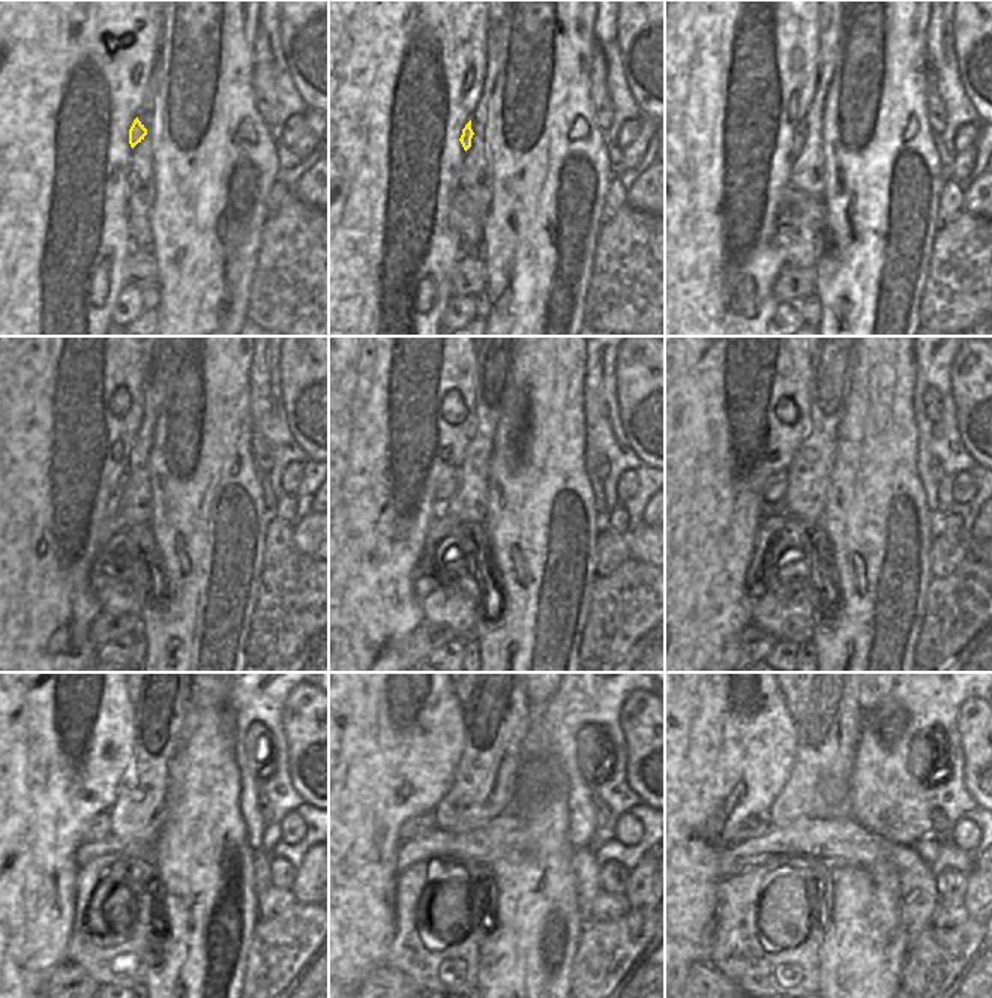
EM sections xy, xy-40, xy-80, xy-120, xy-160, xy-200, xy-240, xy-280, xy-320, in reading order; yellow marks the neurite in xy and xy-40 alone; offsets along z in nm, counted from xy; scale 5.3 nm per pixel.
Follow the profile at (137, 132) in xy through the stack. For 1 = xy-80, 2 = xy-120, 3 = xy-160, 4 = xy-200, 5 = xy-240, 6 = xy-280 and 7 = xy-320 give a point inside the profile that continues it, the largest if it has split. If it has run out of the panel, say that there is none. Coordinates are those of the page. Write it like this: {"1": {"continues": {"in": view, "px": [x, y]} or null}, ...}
{"1": {"continues": {"in": "xy-80", "px": [797, 144]}}, "2": {"continues": {"in": "xy-120", "px": [123, 479]}}, "3": {"continues": {"in": "xy-160", "px": [447, 488]}}, "4": {"continues": {"in": "xy-200", "px": [773, 494]}}, "5": {"continues": {"in": "xy-240", "px": [99, 826]}}, "6": {"continues": {"in": "xy-280", "px": [420, 824]}}, "7": {"continues": {"in": "xy-320", "px": [757, 824]}}}

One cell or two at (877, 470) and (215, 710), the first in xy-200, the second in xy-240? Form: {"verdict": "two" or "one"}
{"verdict": "one"}

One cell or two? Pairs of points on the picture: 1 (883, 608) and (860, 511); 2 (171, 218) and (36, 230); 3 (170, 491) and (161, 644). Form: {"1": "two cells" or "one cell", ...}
{"1": "one cell", "2": "two cells", "3": "one cell"}

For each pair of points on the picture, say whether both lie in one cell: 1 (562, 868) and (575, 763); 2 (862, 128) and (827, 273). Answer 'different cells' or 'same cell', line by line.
1: different cells
2: same cell

